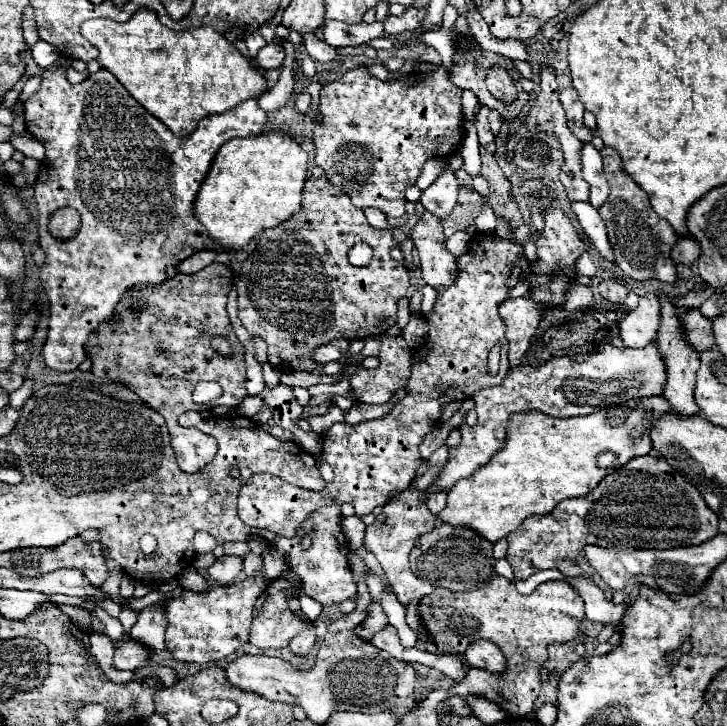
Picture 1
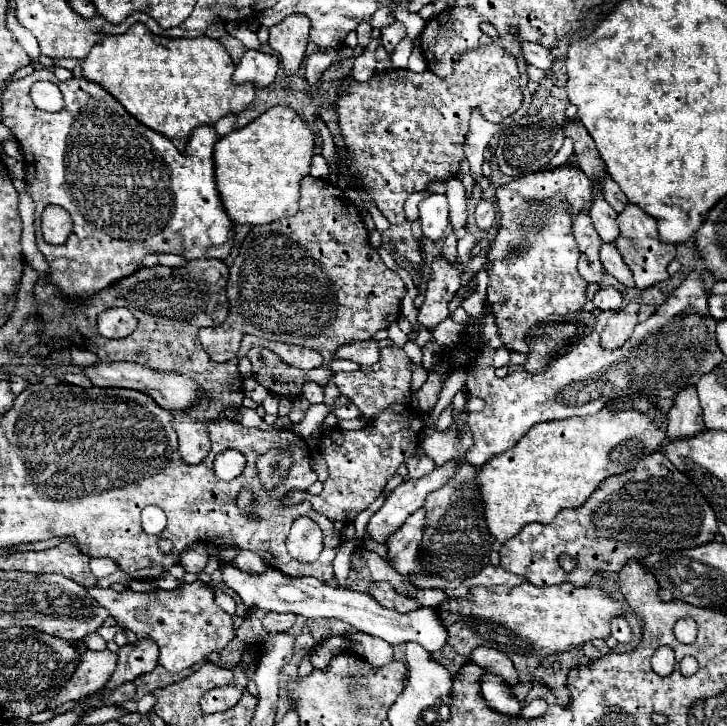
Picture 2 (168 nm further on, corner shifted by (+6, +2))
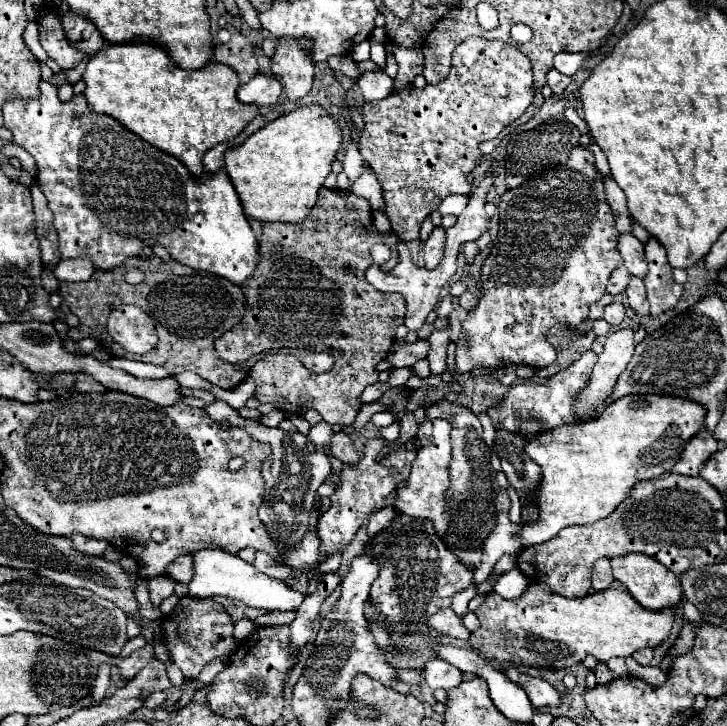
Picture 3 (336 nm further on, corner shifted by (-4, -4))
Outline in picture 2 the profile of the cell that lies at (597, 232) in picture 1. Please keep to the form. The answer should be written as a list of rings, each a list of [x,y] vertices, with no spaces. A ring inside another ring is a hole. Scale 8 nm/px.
[[[604,241],[600,243],[600,261],[602,261],[604,271],[610,273],[610,275],[614,275],[620,283],[624,283],[624,285],[628,285],[628,287],[634,285],[632,273],[630,273],[630,269],[626,267],[626,263],[622,261],[622,257],[620,257],[620,253],[618,253],[618,249],[616,249],[614,245],[604,243]]]

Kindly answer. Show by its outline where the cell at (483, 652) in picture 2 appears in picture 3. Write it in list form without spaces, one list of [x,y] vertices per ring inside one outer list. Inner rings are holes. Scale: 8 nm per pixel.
[[[518,667],[506,669],[506,675],[508,675],[508,679],[512,679],[516,685],[520,685],[526,691],[526,695],[530,697],[530,703],[534,707],[538,707],[538,709],[542,709],[542,707],[560,707],[560,703],[562,703],[560,693],[548,681],[544,681],[542,677],[526,675]]]

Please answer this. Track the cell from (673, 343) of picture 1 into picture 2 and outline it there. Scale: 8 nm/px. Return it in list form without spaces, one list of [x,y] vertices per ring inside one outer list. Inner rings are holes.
[[[684,387],[674,395],[674,405],[668,411],[668,439],[690,437],[700,431],[704,431],[704,423],[696,389]]]

